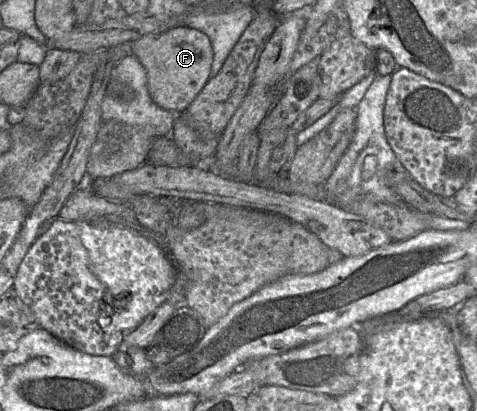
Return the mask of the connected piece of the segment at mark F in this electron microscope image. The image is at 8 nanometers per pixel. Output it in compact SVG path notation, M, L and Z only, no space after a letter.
M176 26L163 33L148 35L131 43L131 53L147 74L150 96L159 107L178 115L185 111L210 79L213 50L203 32Z

